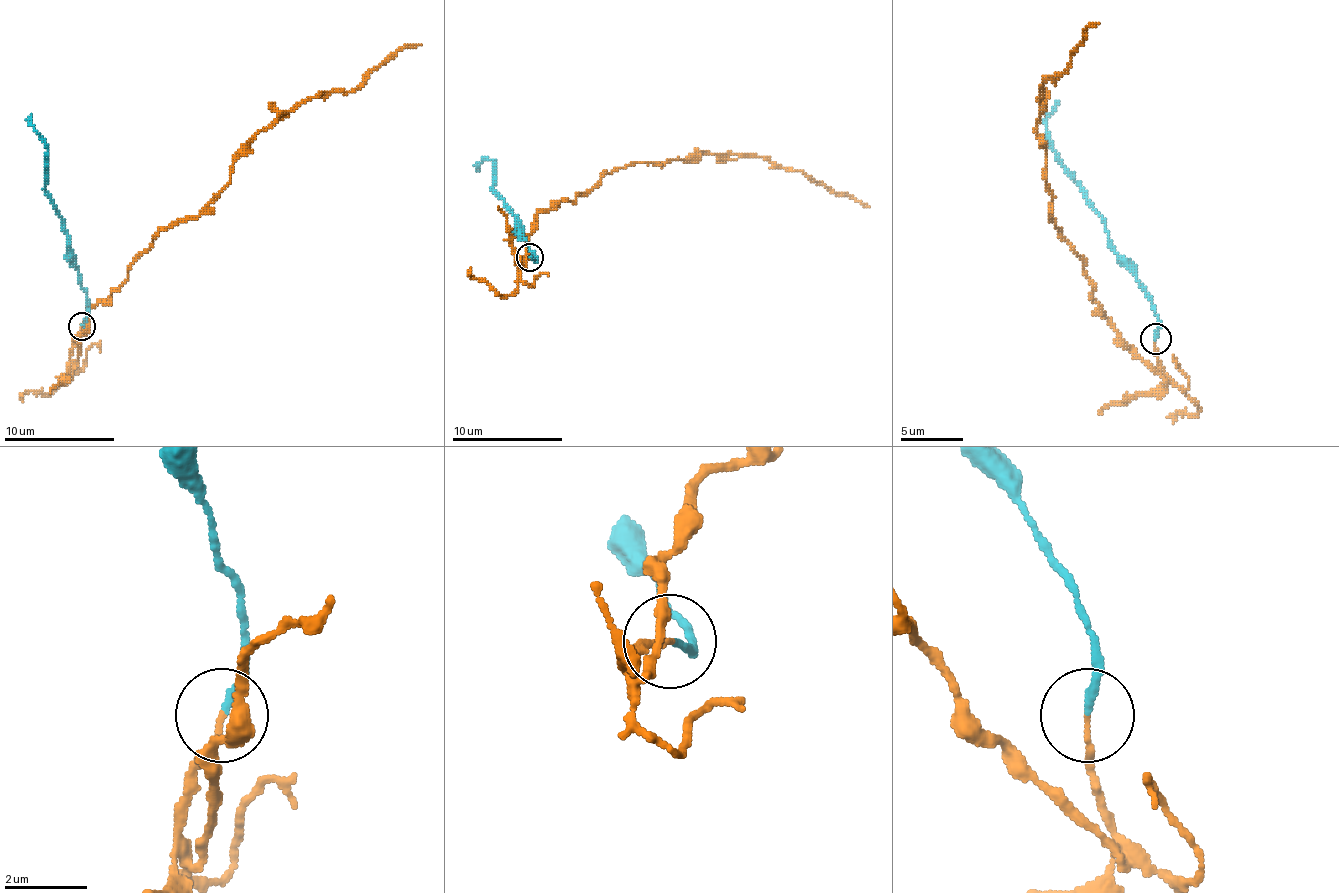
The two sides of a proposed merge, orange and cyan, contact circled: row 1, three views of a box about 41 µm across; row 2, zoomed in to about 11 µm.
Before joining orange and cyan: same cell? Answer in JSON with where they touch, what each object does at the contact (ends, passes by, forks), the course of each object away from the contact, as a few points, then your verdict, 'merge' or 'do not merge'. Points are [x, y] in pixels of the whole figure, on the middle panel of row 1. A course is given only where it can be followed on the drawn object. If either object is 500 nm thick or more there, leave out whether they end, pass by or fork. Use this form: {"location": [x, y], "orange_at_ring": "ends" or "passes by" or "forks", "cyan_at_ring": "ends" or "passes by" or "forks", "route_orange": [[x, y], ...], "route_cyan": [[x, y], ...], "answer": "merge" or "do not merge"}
{"location": [529, 257], "orange_at_ring": "ends", "cyan_at_ring": "ends", "route_orange": [[529, 256], [520, 265], [540, 212], [573, 201], [612, 171], [664, 165], [698, 151], [767, 157], [869, 207]], "route_cyan": [[531, 256], [534, 259], [518, 220], [493, 190], [495, 162], [484, 160], [479, 171]], "answer": "do not merge"}

